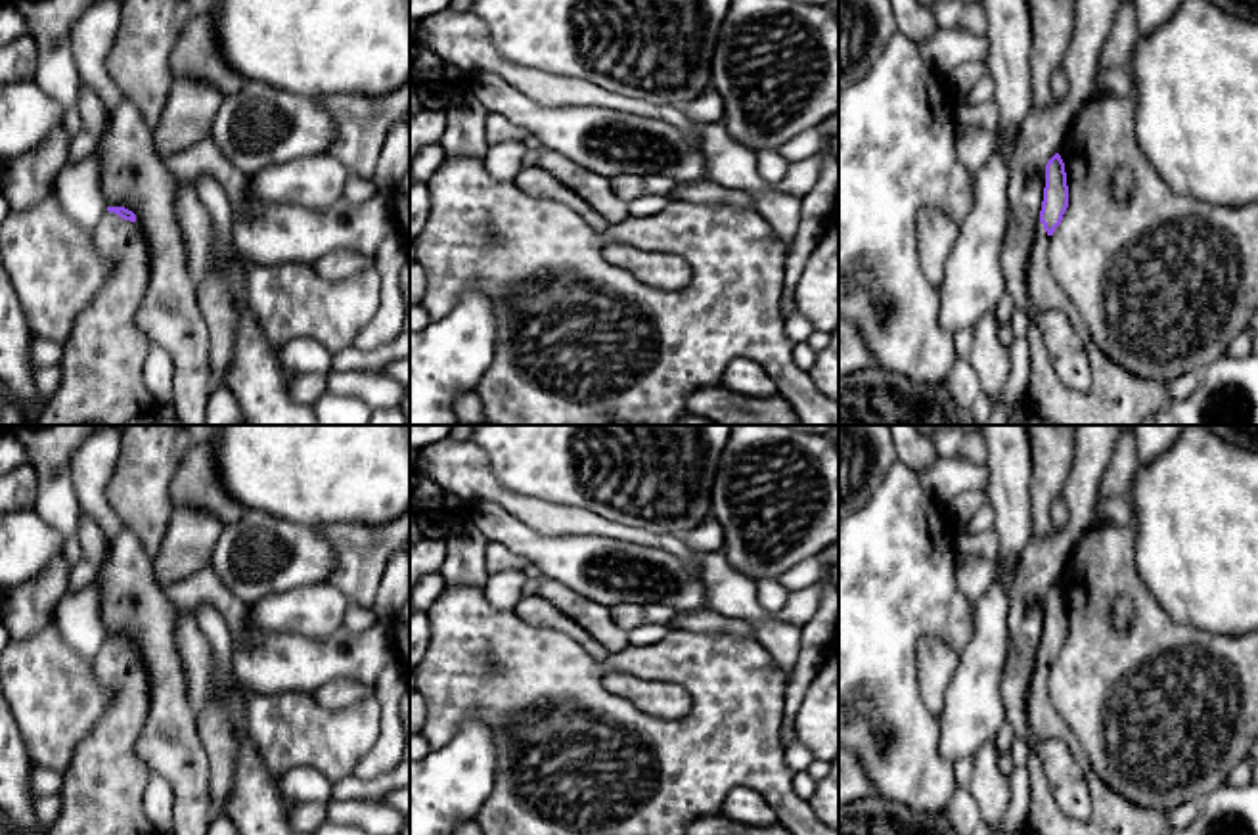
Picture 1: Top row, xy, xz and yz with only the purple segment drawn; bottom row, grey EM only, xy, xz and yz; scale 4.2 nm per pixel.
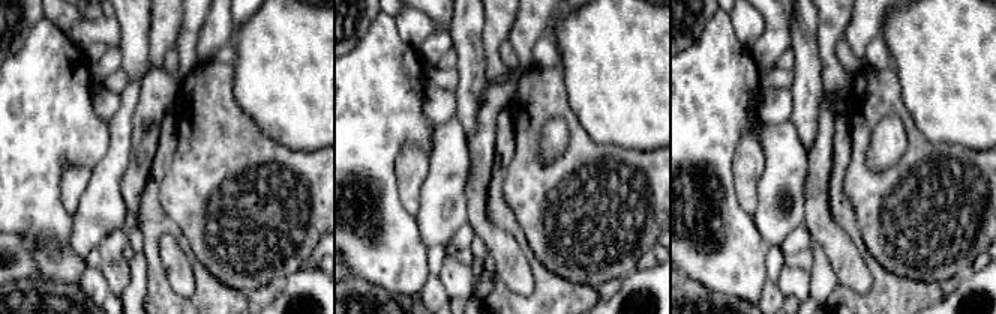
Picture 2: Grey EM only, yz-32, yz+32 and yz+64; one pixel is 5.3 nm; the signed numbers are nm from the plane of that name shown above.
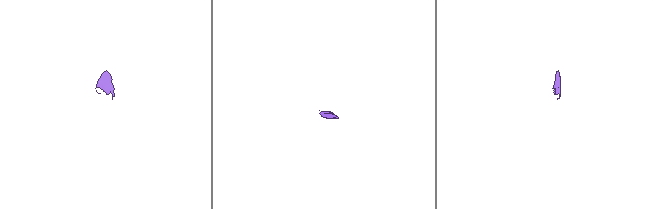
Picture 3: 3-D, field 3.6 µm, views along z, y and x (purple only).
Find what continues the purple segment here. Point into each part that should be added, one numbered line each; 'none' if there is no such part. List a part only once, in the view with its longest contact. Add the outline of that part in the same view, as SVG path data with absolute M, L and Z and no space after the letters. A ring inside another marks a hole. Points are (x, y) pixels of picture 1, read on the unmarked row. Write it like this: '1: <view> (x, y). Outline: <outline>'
1: xy (102, 793). Outline: M105 640L92 661L96 678L115 691L111 707L84 735L61 772L63 785L57 793L61 814L56 824L34 835L155 835L144 812L144 766L134 753L149 712L149 678L138 651Z

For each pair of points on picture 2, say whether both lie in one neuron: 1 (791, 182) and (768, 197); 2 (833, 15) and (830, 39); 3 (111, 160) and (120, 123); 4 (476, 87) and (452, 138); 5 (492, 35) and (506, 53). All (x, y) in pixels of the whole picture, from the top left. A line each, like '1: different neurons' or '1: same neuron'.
1: same neuron
2: same neuron
3: same neuron
4: different neurons
5: different neurons

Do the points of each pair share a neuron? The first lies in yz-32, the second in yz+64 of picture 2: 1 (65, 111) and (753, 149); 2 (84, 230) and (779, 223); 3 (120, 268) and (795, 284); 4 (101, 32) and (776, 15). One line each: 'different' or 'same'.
1: different
2: same
3: same
4: different

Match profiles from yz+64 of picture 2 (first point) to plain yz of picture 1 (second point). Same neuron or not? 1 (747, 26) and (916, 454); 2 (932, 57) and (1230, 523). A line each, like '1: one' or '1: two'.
1: two
2: one

